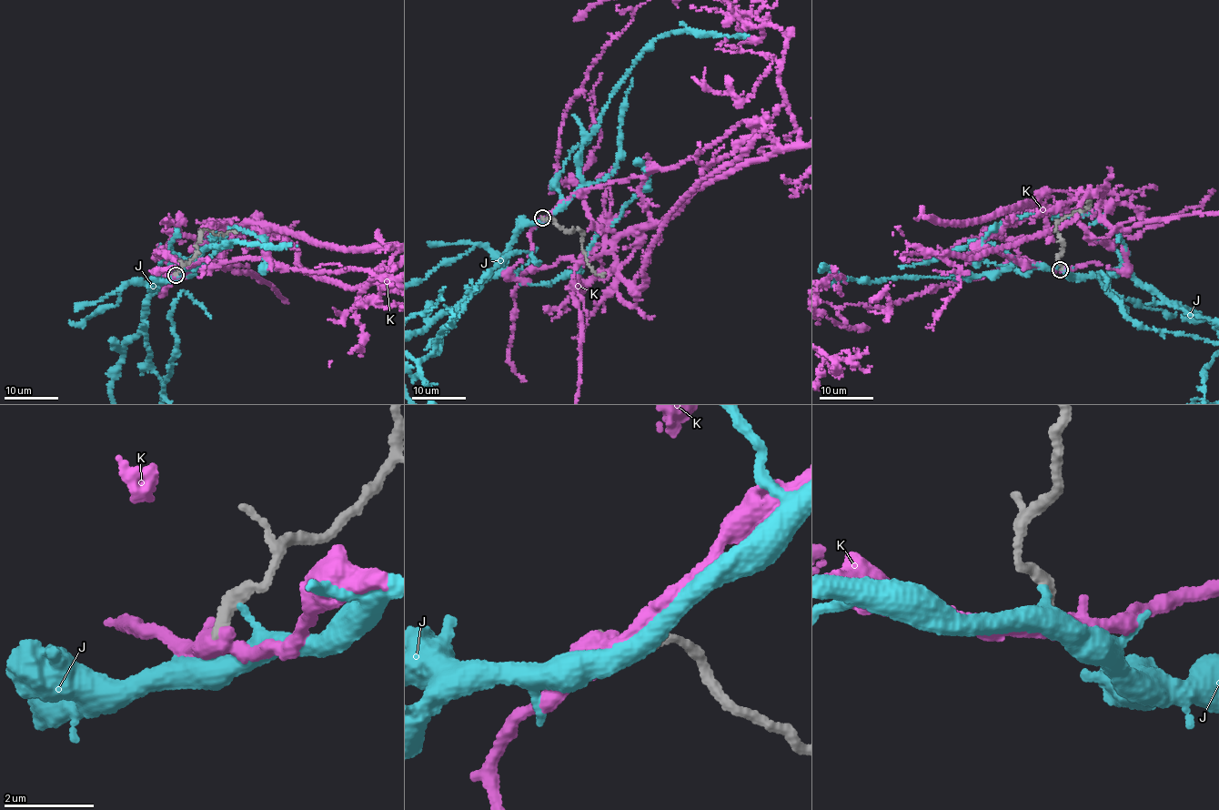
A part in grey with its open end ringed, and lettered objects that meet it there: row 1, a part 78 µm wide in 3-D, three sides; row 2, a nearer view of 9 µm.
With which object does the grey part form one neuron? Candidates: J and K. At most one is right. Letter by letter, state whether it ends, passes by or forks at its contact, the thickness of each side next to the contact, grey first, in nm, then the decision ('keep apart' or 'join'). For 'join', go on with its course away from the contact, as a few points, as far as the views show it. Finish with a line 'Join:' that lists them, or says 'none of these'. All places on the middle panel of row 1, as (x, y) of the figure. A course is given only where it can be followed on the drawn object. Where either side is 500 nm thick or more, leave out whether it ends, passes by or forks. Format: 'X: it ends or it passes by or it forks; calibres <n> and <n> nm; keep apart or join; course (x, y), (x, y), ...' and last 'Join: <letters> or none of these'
J: it ends; calibres 360 and 220 nm; keep apart
K: it passes by; calibres 300 and 400 nm; keep apart
Join: none of these

